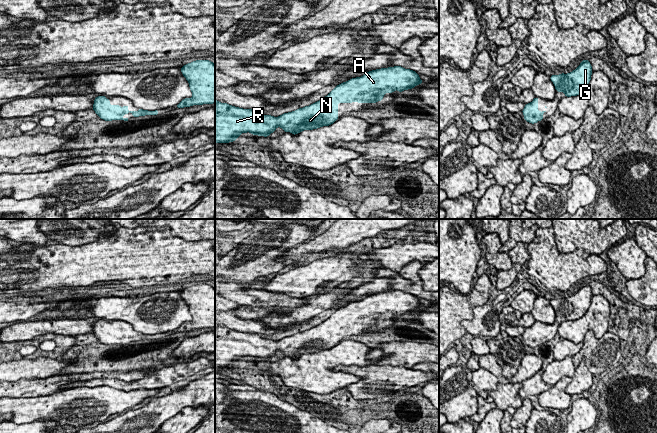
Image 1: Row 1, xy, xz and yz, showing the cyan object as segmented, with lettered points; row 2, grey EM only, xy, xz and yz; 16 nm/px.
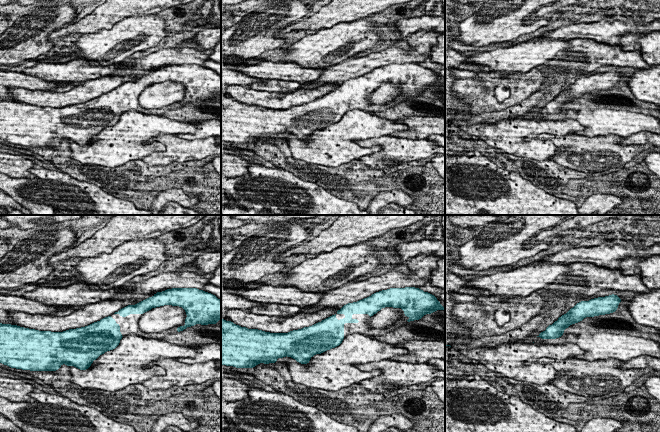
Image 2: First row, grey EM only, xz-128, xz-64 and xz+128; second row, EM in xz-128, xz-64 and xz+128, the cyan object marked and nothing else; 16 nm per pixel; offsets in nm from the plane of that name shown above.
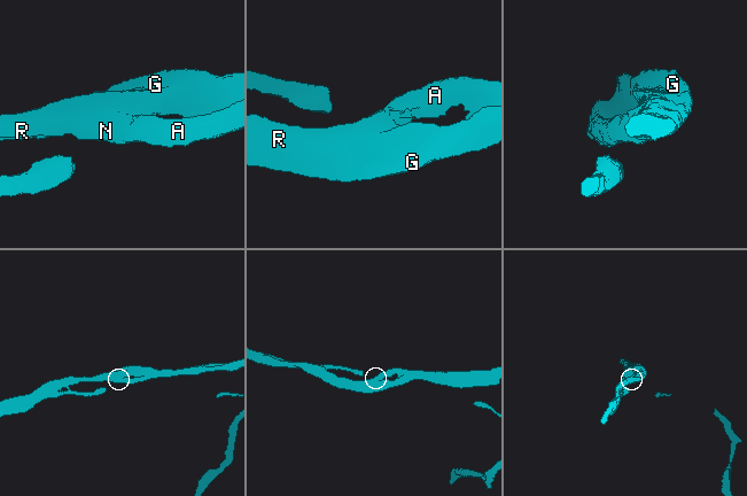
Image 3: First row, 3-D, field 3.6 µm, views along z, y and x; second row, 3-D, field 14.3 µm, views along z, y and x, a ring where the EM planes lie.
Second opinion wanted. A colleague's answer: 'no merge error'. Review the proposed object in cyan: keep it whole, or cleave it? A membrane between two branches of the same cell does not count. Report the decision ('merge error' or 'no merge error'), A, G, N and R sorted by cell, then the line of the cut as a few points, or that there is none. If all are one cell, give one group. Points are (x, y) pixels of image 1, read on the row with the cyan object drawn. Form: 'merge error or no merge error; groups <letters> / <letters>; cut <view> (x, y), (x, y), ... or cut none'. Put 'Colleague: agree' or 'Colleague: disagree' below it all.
no merge error; groups A G N R; cut none
Colleague: agree

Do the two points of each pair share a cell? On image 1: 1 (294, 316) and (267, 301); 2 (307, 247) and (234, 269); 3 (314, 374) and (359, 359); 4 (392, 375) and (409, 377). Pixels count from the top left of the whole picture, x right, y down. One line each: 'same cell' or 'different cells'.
1: different cells
2: different cells
3: same cell
4: same cell

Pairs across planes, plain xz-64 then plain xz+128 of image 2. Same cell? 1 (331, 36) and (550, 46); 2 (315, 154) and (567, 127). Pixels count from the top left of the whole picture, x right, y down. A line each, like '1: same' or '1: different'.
1: same
2: same

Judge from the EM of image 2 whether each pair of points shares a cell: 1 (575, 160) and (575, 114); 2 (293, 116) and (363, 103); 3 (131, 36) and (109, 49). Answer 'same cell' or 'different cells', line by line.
1: different cells
2: same cell
3: same cell

